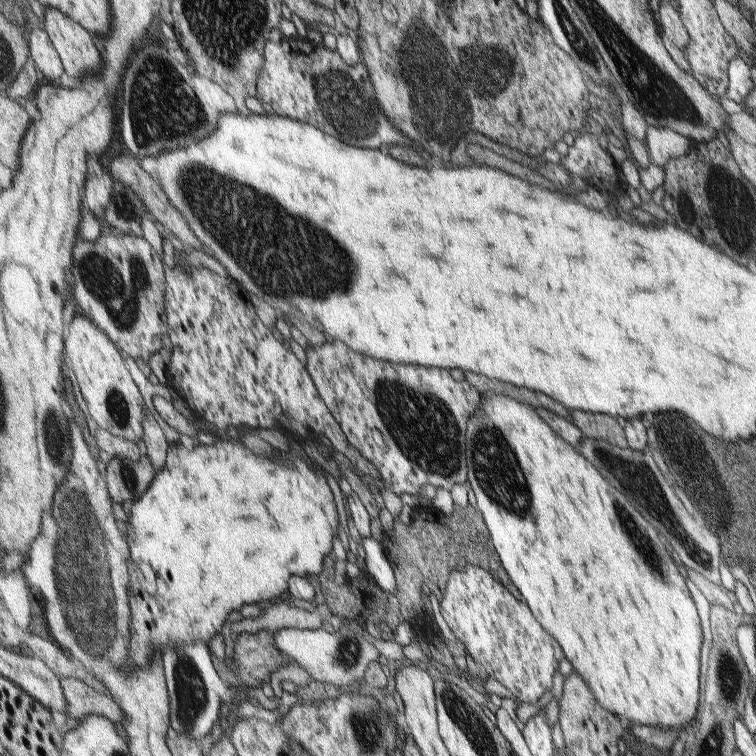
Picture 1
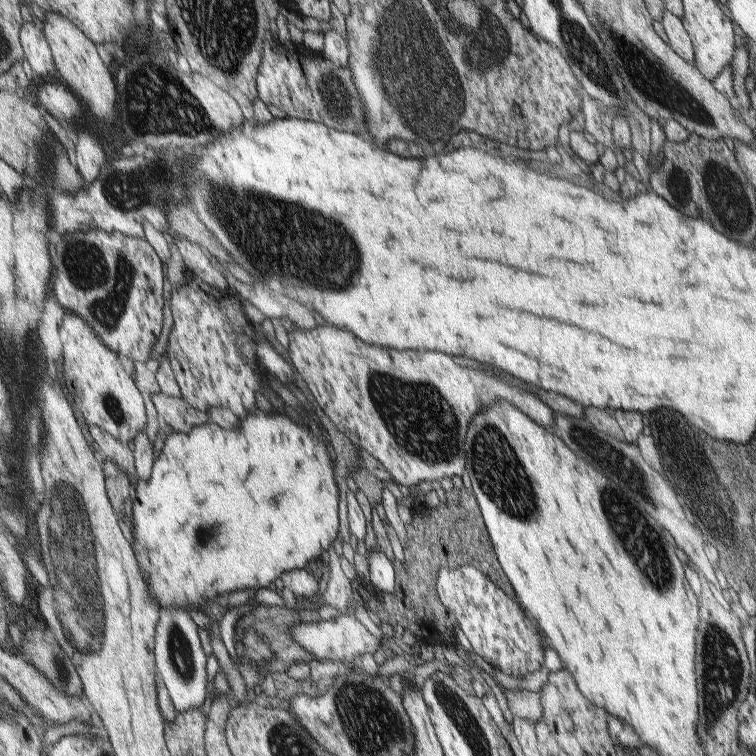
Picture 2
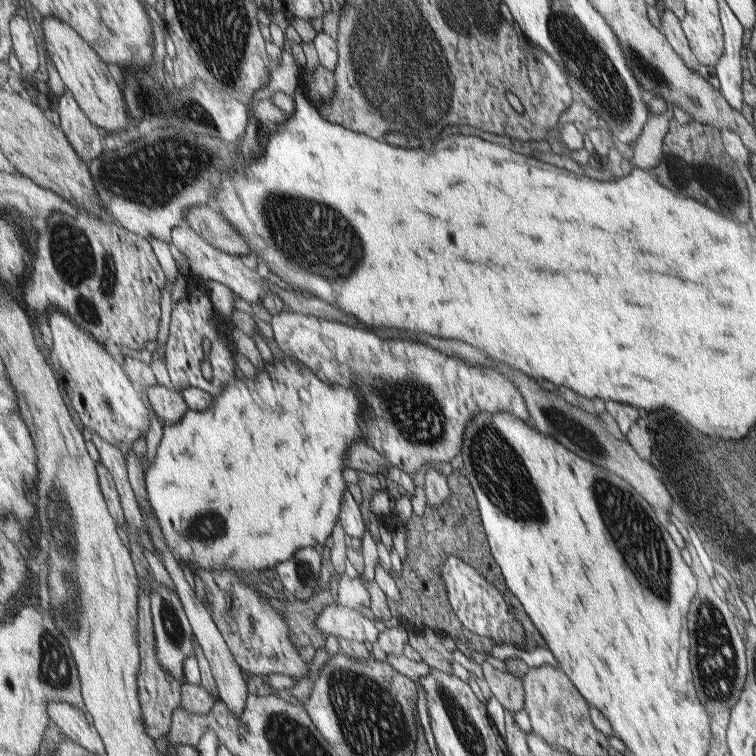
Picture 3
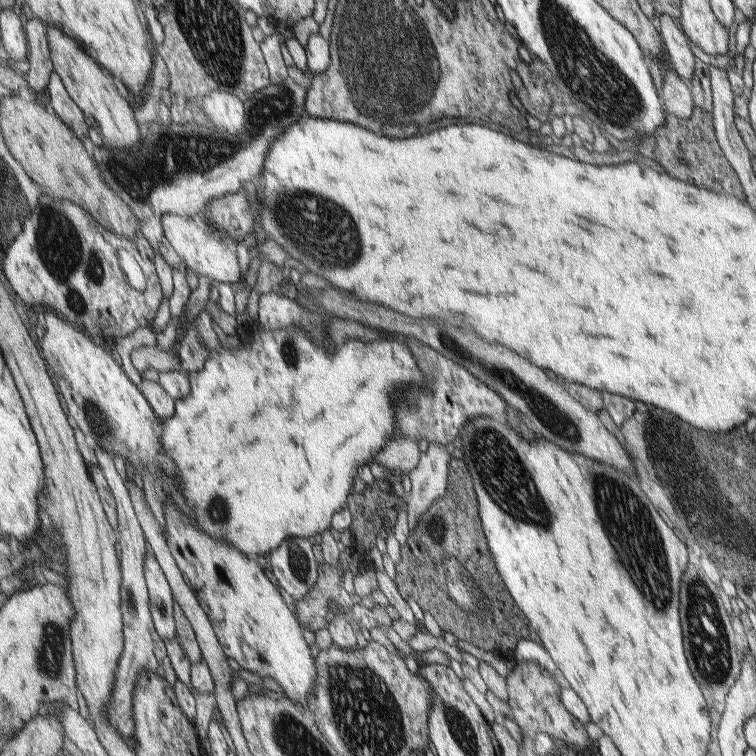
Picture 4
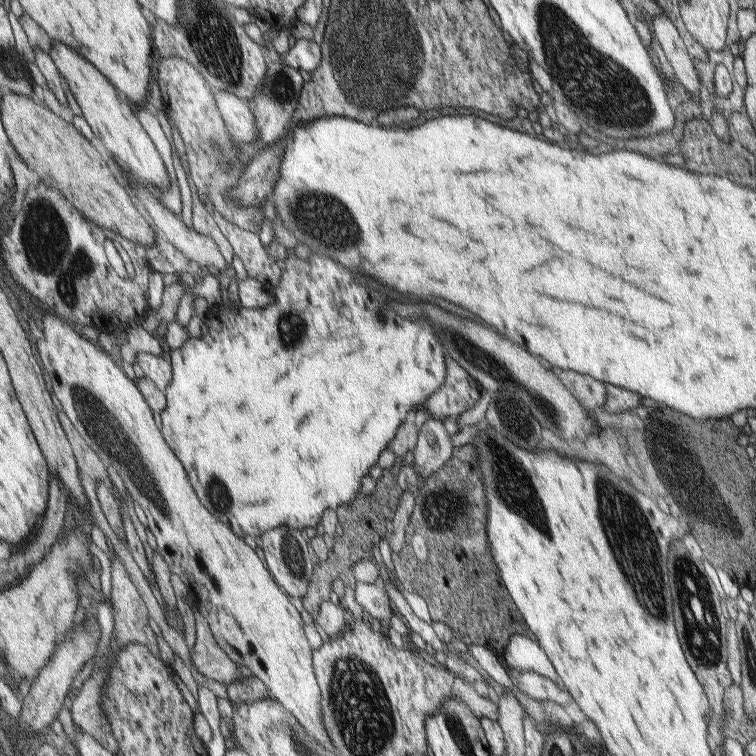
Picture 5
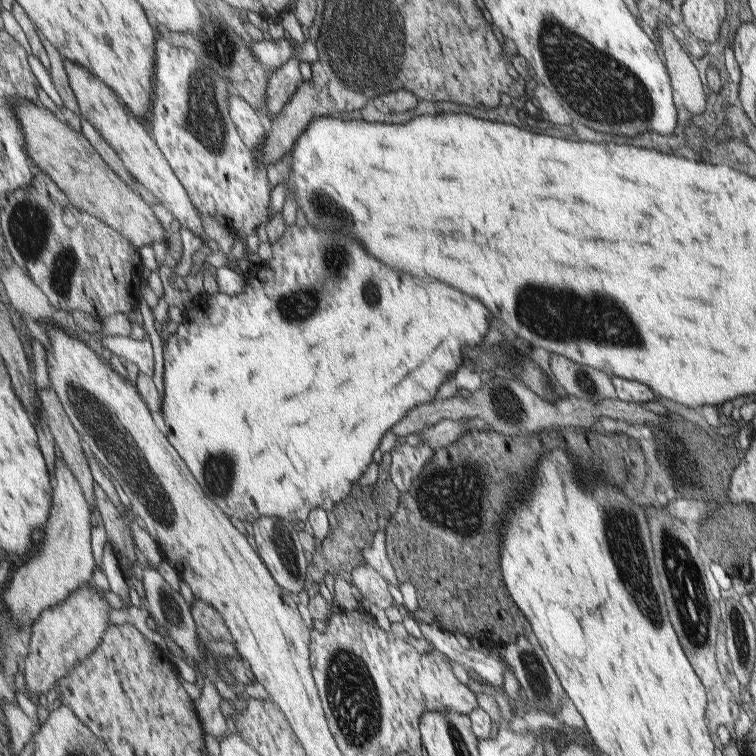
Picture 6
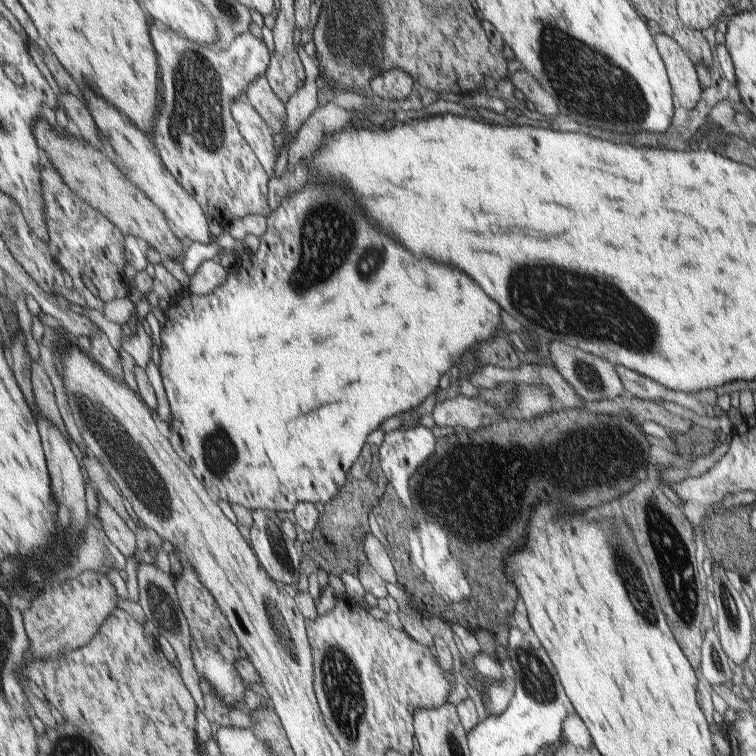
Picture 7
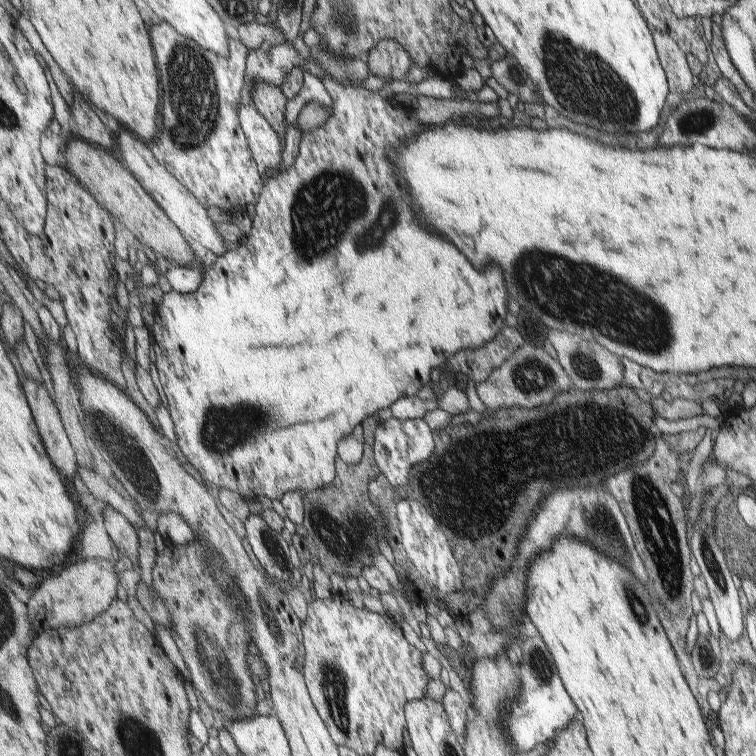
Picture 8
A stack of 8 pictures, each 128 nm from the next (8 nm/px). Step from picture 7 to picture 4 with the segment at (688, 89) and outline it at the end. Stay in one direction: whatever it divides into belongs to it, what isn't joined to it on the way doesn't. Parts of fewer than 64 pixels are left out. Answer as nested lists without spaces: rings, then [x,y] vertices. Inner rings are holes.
[[[669,14],[659,15],[656,23],[674,70],[685,83],[690,85],[695,72],[696,56],[690,49],[684,33]]]

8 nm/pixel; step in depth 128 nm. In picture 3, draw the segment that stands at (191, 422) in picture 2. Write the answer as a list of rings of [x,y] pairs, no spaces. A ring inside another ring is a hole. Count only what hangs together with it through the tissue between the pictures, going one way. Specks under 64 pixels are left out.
[[[160,385],[152,386],[148,391],[155,411],[158,412],[164,425],[180,424],[184,416],[190,412],[190,404],[186,402],[184,394],[178,392],[178,389]]]

